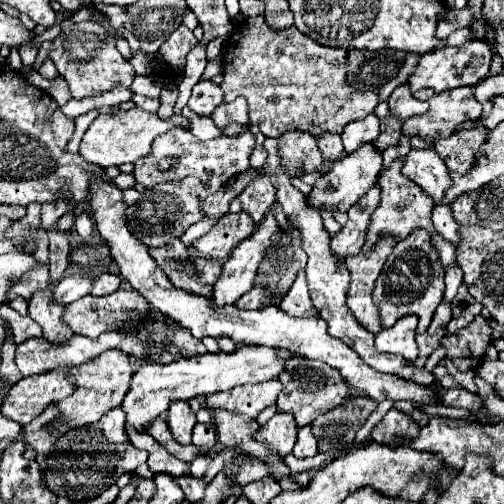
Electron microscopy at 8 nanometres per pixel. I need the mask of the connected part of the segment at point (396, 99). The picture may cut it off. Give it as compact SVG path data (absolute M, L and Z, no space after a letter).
M400 85L394 89L394 93L390 95L388 99L388 109L390 113L400 119L400 121L406 121L414 115L422 115L428 111L428 103L426 101L418 101L414 99L414 95L410 93L408 85Z

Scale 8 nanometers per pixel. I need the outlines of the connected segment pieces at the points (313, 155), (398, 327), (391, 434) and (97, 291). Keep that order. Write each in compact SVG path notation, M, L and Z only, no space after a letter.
M304 131L282 133L278 139L278 155L282 155L282 167L286 167L290 177L316 171L322 163L322 153L316 147L316 139Z
M406 315L398 319L388 329L382 329L376 335L376 349L382 353L396 353L406 357L408 361L416 361L418 357L418 347L416 347L416 315Z
M393 408L384 419L372 429L372 439L376 443L384 443L384 445L392 445L394 439L398 437L413 439L418 436L420 428L418 424L410 416Z
M102 273L94 279L94 287L92 287L92 295L102 297L102 295L110 295L114 291L120 289L120 277L114 273Z

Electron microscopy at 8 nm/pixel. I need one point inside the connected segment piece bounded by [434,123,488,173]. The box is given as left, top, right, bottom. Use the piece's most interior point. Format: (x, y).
(458, 151)

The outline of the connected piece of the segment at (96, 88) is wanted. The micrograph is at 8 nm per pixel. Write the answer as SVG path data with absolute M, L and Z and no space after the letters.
M82 21L64 29L52 41L50 59L54 61L58 73L68 81L70 93L74 99L102 95L106 91L112 91L118 85L130 87L136 77L136 71L132 69L132 65L118 53L114 35L108 33L96 21Z

